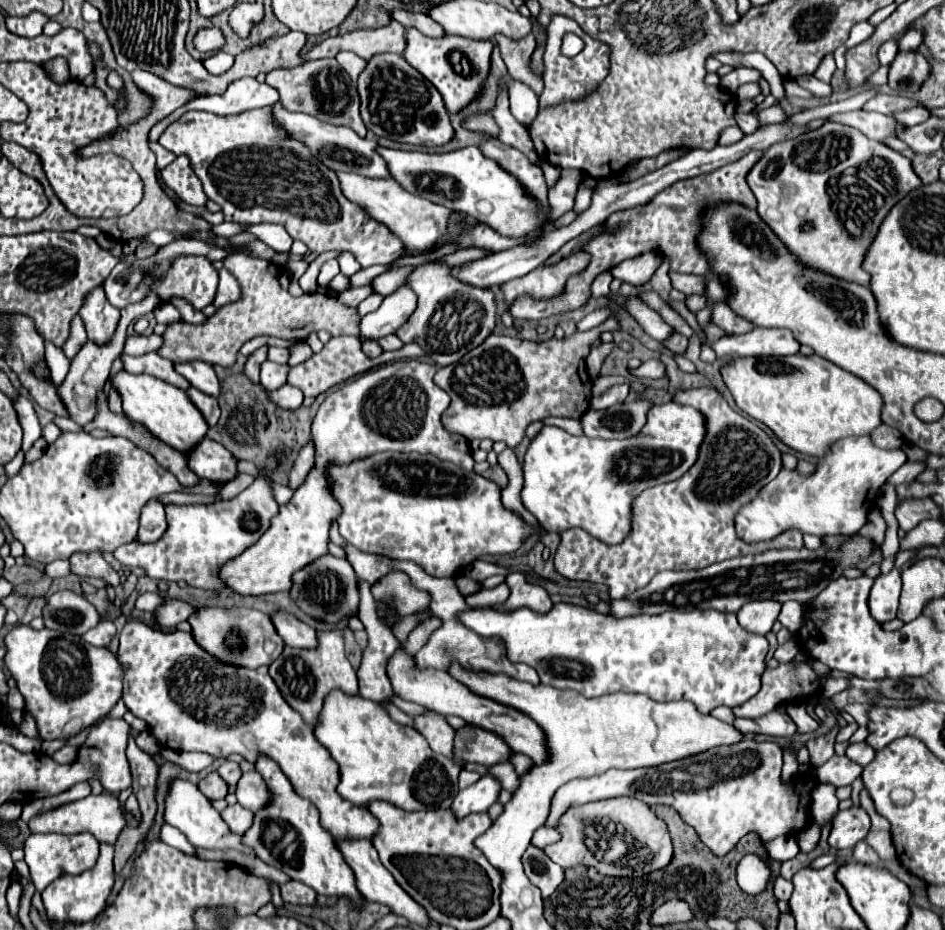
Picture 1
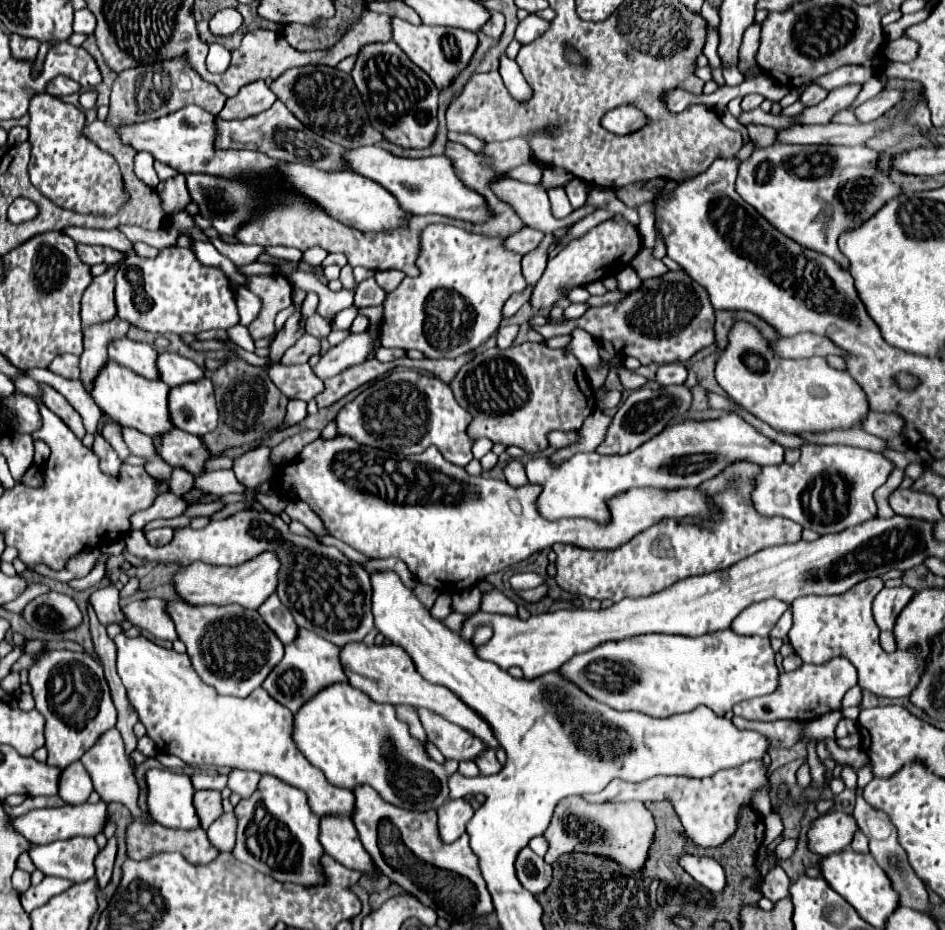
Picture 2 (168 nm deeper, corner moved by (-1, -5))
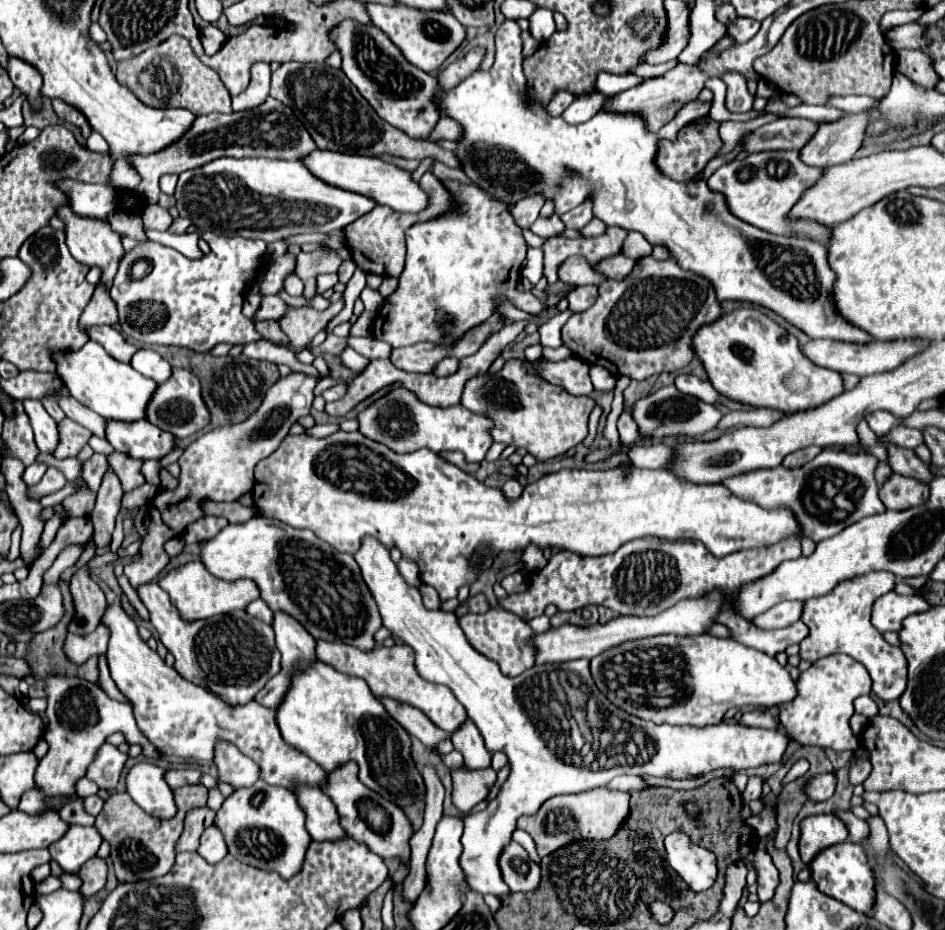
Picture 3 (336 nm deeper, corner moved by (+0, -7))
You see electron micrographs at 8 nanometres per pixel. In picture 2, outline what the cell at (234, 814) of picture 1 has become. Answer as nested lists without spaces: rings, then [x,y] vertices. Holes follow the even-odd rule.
[[[234,812],[222,814],[206,830],[208,832],[208,840],[212,844],[216,844],[220,852],[232,852],[234,842],[236,842],[236,826],[238,826],[238,818],[236,818]]]

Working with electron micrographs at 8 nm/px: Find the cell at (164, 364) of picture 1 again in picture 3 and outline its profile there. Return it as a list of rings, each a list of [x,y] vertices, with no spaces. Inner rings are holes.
[[[89,326],[87,336],[95,342],[99,342],[115,360],[129,364],[129,358],[137,352],[137,346],[127,342],[113,326]]]

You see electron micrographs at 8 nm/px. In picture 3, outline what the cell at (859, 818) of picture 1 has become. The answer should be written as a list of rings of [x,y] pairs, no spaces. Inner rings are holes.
[[[833,814],[807,816],[801,822],[801,838],[799,838],[801,860],[809,864],[821,850],[825,850],[827,846],[835,846],[841,840],[847,840],[847,828],[837,816]]]

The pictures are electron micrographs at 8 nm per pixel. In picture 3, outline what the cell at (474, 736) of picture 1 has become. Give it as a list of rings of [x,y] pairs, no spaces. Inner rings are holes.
[[[379,698],[381,704],[385,706],[385,710],[415,738],[419,738],[427,748],[437,746],[441,740],[449,738],[451,734],[445,734],[443,730],[437,730],[437,726],[433,726],[433,722],[429,722],[429,718],[425,718],[425,714],[421,714],[421,710],[417,710],[415,706],[409,704],[401,704],[393,698]]]

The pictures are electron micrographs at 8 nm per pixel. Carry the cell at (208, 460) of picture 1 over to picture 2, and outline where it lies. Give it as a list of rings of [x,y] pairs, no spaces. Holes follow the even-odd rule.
[[[182,430],[170,432],[170,436],[162,436],[162,440],[154,440],[158,448],[162,448],[162,456],[170,466],[184,468],[192,476],[206,474],[206,462],[212,458],[212,452],[206,448],[204,440],[194,434],[186,434]]]

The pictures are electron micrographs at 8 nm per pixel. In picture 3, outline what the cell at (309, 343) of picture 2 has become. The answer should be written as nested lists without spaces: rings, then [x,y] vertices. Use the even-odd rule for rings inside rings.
[[[331,334],[321,346],[317,346],[317,348],[311,348],[311,352],[315,354],[315,356],[319,356],[321,352],[329,352],[329,354],[341,354],[345,348],[347,348],[347,340],[349,340],[349,336],[345,336],[345,338],[339,338],[339,336],[335,336],[335,334]]]

